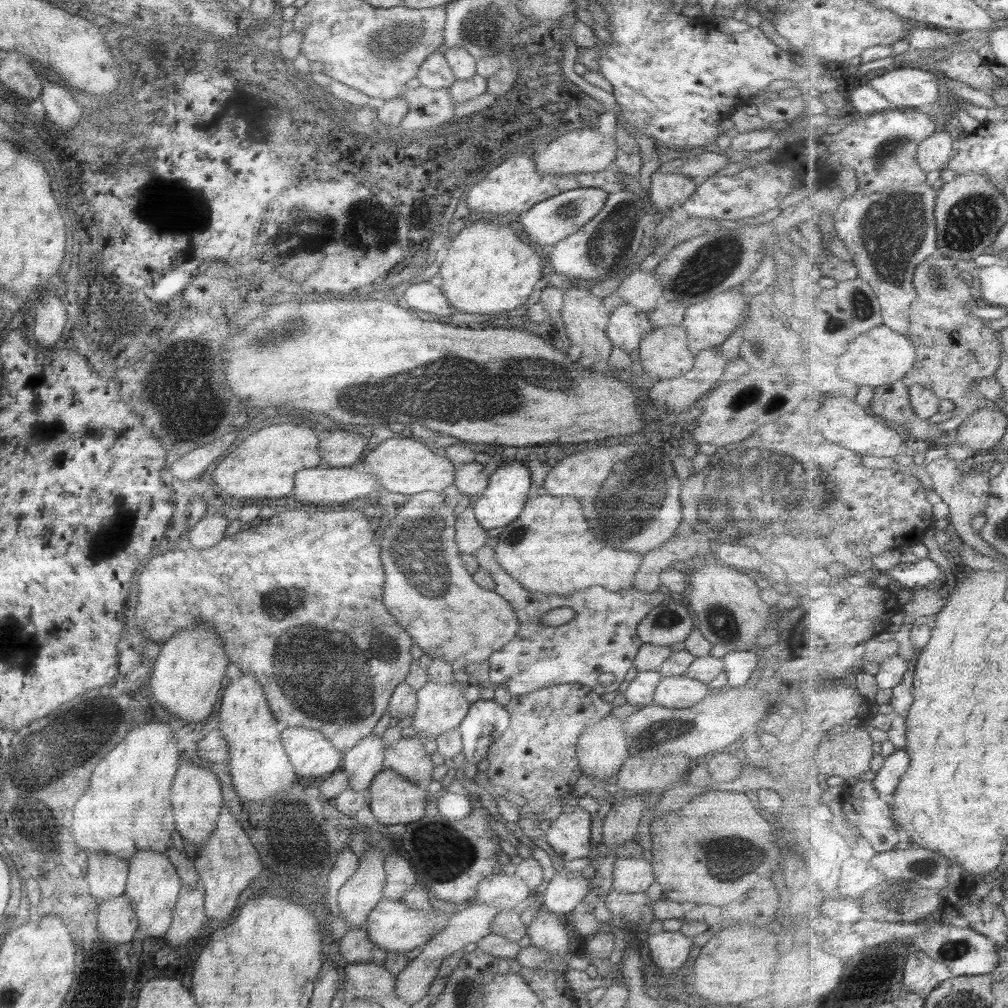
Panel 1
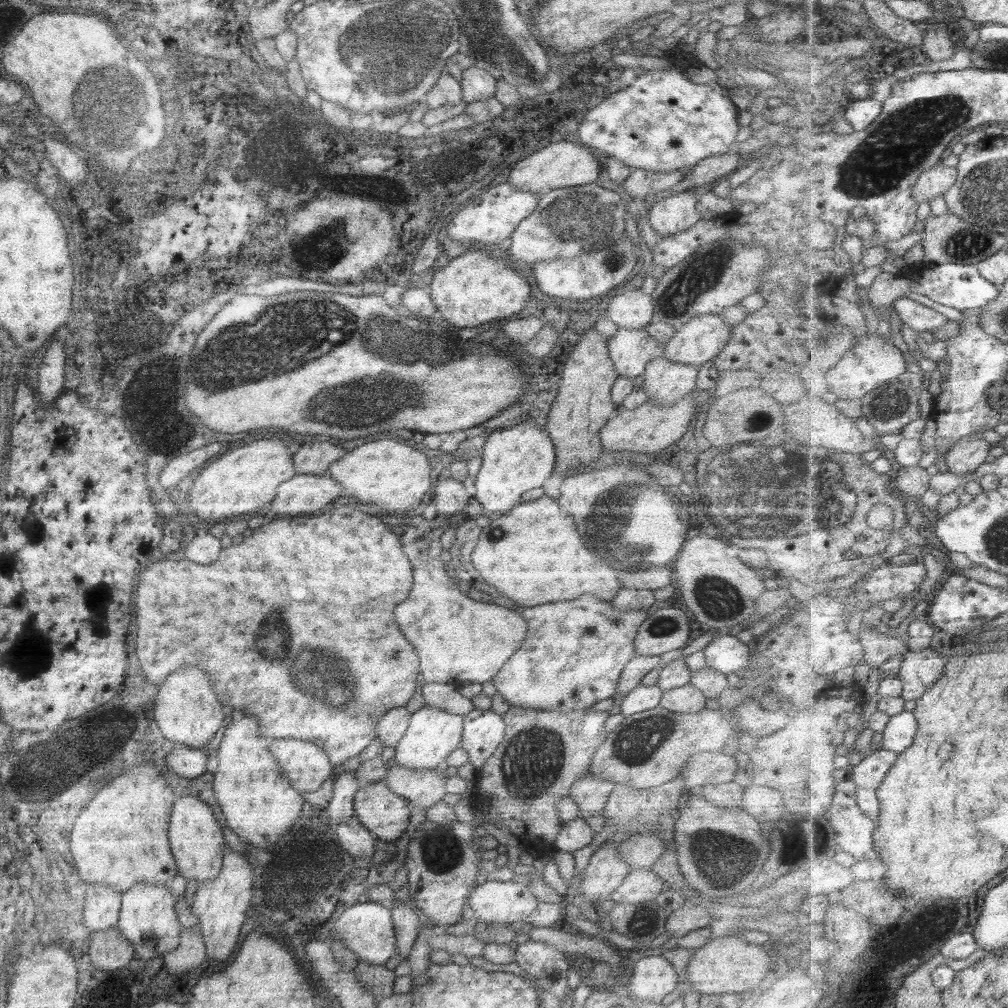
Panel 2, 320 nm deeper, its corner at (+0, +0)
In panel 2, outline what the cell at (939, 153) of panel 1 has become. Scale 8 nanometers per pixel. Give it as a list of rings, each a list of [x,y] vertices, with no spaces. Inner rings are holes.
[[[941,162],[923,172],[913,189],[917,204],[943,197],[958,180],[958,168],[943,165]]]

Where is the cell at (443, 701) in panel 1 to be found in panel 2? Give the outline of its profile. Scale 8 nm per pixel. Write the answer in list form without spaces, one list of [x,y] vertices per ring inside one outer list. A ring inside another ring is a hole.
[[[424,706],[409,715],[407,728],[393,747],[394,764],[409,770],[434,770],[460,744],[463,716]]]

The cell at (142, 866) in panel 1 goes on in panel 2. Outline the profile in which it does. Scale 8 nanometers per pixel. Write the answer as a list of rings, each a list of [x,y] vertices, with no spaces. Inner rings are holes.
[[[136,882],[134,886],[120,893],[121,902],[118,910],[116,929],[131,944],[134,958],[152,960],[171,952],[179,942],[180,924],[174,911],[174,898],[169,893],[167,883],[155,886]]]

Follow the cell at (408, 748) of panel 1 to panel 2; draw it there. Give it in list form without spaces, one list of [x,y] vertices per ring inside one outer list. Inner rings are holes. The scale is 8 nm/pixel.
[[[393,764],[390,769],[387,769],[383,776],[383,783],[386,787],[397,796],[400,796],[403,800],[406,800],[409,806],[417,808],[417,810],[427,810],[430,806],[433,806],[435,802],[439,802],[445,796],[443,774],[434,770],[409,770]]]

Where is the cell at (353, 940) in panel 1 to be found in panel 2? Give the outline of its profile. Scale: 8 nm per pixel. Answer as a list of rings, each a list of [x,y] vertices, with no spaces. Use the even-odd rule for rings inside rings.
[[[358,960],[353,973],[355,978],[364,986],[364,989],[371,993],[375,1003],[379,1003],[392,994],[395,975],[384,965],[365,964]]]

